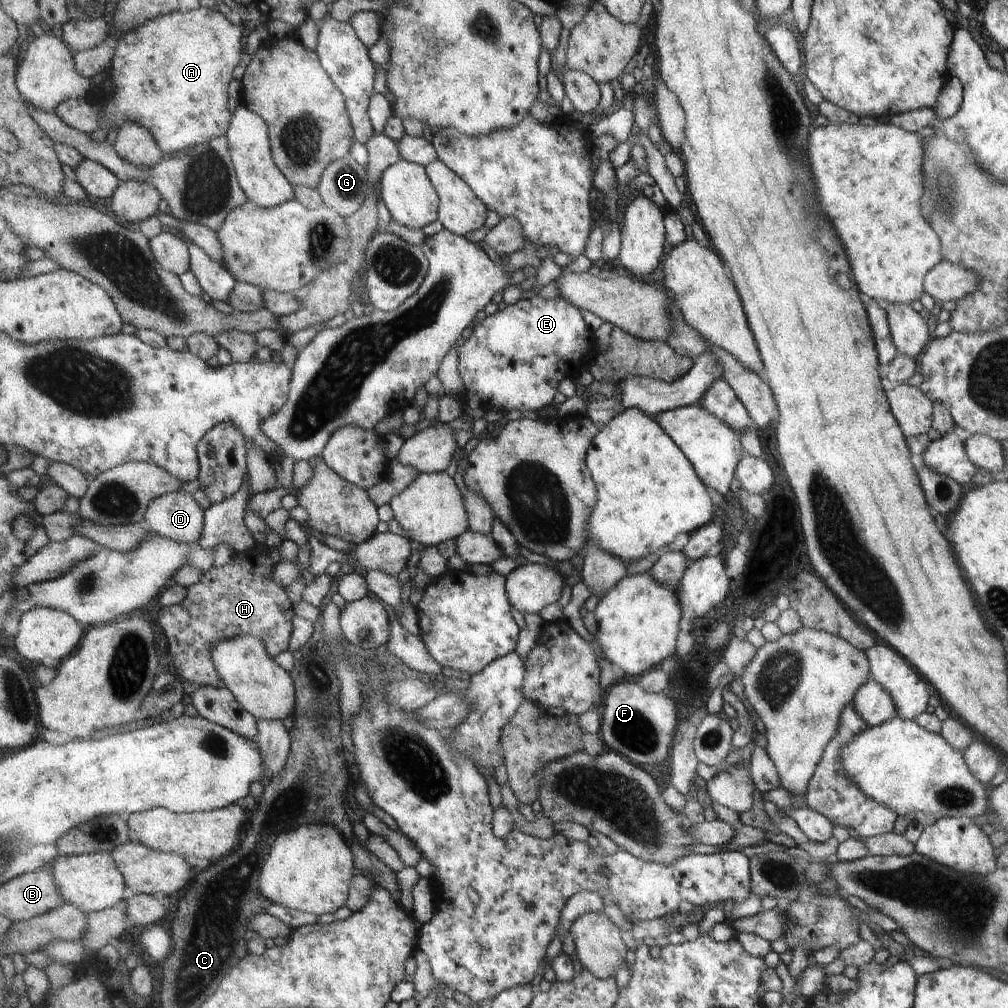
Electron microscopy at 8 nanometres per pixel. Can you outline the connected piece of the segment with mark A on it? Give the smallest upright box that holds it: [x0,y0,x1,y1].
[56,7,245,155]

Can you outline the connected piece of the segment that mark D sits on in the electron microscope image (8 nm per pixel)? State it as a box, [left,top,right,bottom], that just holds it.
[146,491,204,544]

